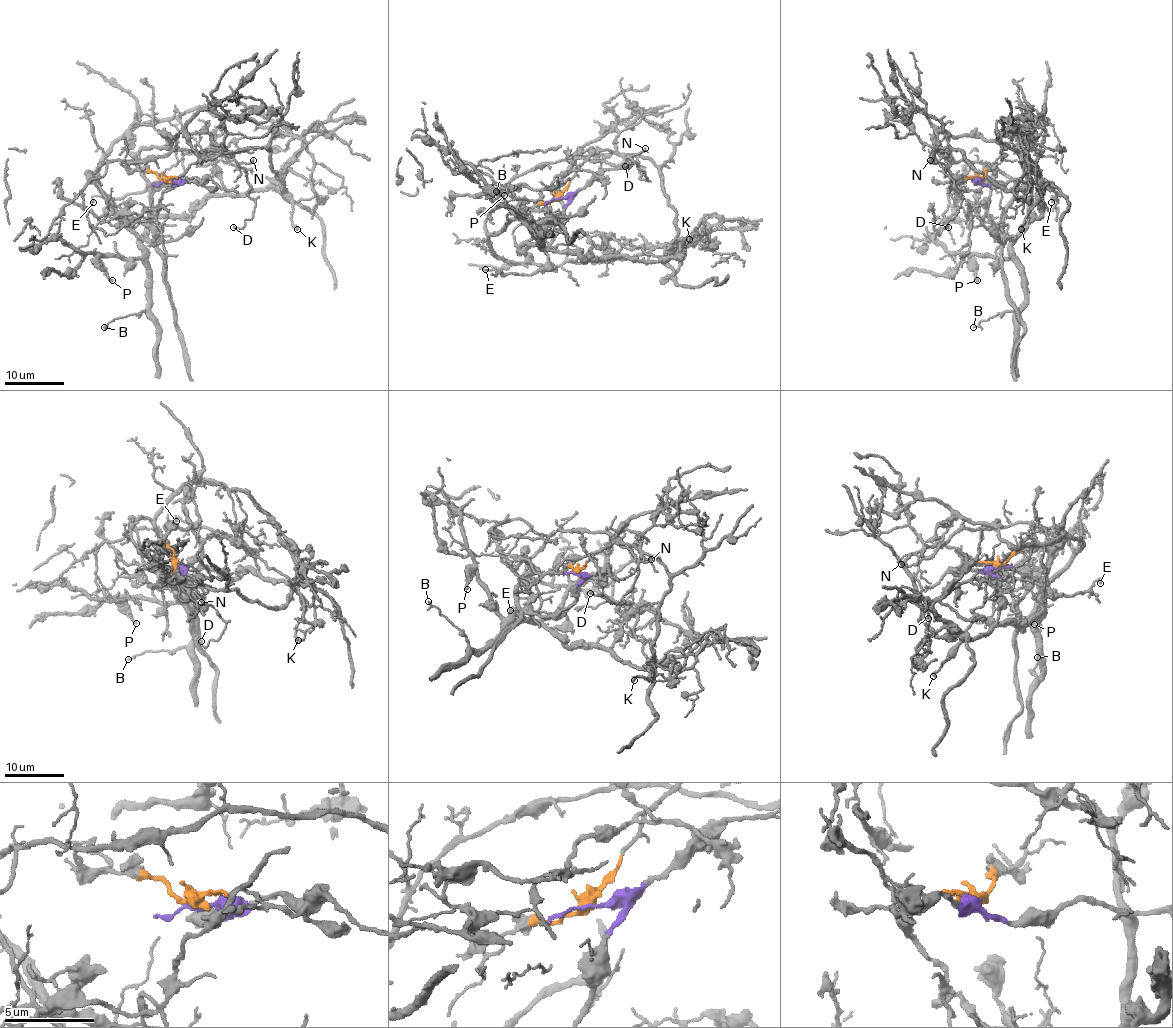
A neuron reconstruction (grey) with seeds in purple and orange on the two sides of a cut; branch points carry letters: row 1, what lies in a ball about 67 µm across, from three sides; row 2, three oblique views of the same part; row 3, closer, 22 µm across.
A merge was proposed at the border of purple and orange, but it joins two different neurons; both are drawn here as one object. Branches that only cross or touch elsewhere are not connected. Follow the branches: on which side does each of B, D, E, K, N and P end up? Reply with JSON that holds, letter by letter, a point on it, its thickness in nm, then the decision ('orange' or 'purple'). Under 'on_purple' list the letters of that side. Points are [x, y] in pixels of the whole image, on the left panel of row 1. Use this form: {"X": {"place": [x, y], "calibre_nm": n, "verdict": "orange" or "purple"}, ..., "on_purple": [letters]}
{"B": {"place": [104, 327], "calibre_nm": 120, "verdict": "purple"}, "D": {"place": [233, 227], "calibre_nm": 140, "verdict": "orange"}, "E": {"place": [93, 202], "calibre_nm": 150, "verdict": "purple"}, "K": {"place": [297, 229], "calibre_nm": 240, "verdict": "purple"}, "N": {"place": [253, 160], "calibre_nm": 130, "verdict": "orange"}, "P": {"place": [112, 280], "calibre_nm": 220, "verdict": "purple"}, "on_purple": ["B", "E", "K", "P"]}

